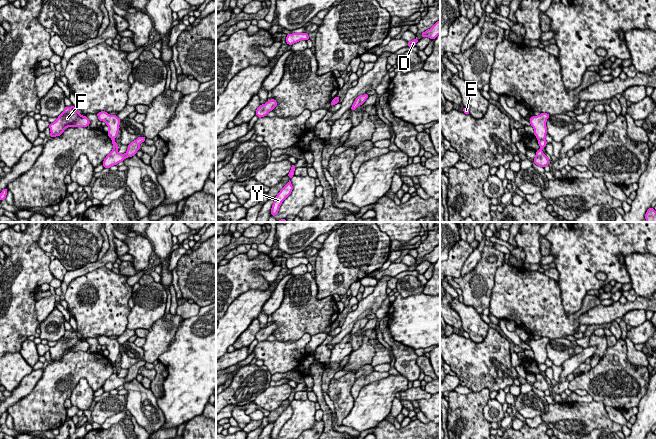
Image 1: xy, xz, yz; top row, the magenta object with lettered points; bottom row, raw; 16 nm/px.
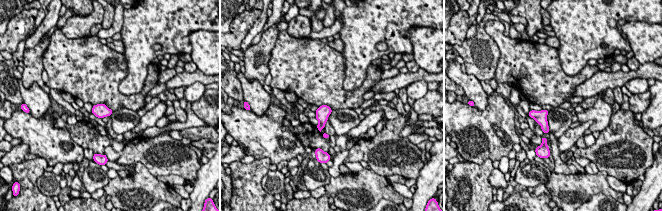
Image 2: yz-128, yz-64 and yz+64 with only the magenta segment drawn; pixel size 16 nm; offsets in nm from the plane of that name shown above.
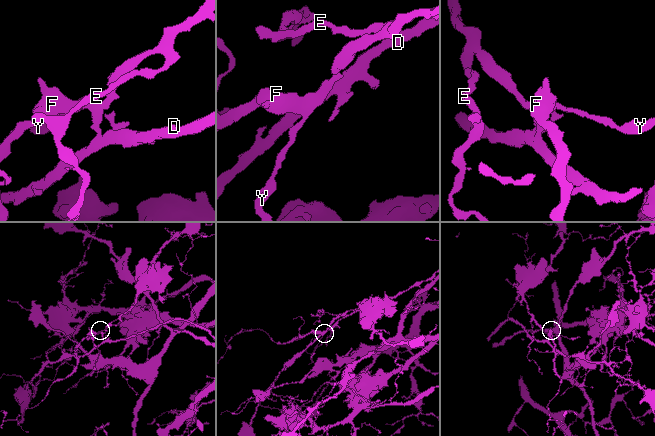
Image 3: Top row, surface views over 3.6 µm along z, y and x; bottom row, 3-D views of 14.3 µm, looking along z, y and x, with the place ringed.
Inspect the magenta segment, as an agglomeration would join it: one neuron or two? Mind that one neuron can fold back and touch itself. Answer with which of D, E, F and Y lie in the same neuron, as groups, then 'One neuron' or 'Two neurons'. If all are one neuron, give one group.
Groups: D / E F Y. Two neurons

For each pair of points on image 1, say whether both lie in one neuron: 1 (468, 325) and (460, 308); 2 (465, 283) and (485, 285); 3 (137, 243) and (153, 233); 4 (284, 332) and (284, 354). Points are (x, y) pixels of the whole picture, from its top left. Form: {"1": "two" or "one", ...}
{"1": "one", "2": "one", "3": "two", "4": "two"}

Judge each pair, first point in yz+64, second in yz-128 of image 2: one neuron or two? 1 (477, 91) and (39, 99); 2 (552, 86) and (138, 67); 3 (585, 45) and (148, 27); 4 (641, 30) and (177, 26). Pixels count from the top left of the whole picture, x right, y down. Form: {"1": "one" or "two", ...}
{"1": "one", "2": "two", "3": "one", "4": "two"}

